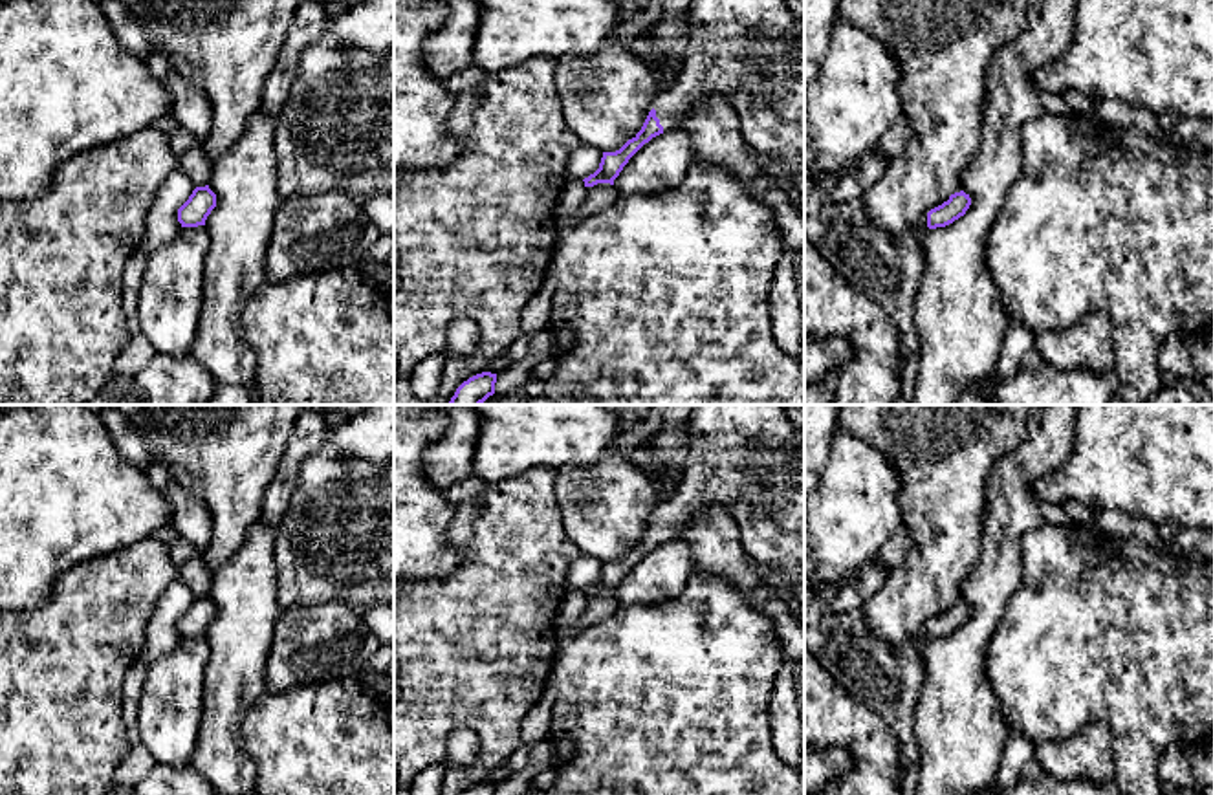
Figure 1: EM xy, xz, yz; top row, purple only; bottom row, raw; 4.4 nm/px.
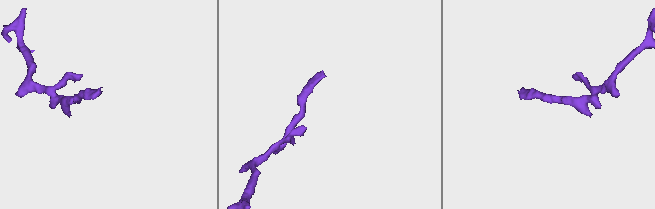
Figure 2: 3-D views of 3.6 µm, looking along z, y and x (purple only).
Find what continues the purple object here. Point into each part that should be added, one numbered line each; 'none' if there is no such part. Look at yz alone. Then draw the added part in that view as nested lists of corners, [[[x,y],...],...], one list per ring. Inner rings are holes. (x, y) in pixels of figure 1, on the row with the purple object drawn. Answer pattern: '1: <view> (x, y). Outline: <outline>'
none

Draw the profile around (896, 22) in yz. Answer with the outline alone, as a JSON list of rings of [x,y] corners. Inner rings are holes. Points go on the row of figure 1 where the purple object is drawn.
[[[839,0],[839,20],[869,31],[900,64],[900,97],[914,134],[903,154],[856,201],[891,236],[925,234],[927,212],[962,191],[986,115],[988,71],[995,53],[1028,26],[1030,0]]]

